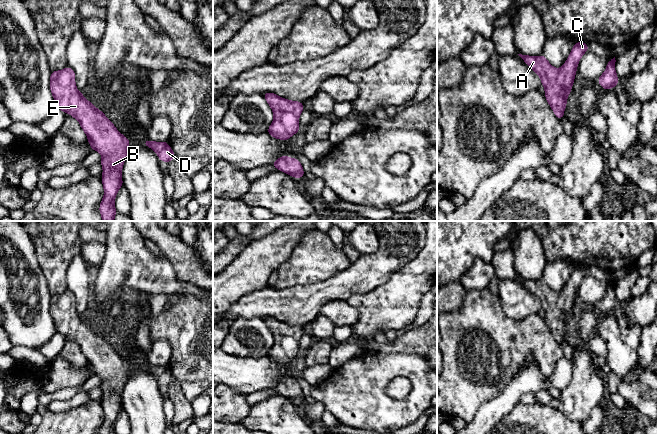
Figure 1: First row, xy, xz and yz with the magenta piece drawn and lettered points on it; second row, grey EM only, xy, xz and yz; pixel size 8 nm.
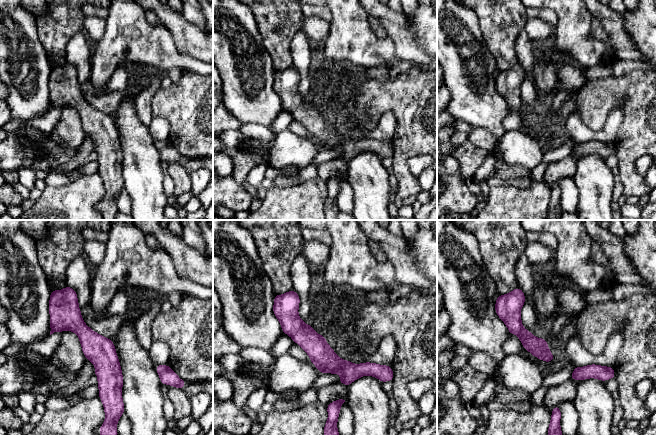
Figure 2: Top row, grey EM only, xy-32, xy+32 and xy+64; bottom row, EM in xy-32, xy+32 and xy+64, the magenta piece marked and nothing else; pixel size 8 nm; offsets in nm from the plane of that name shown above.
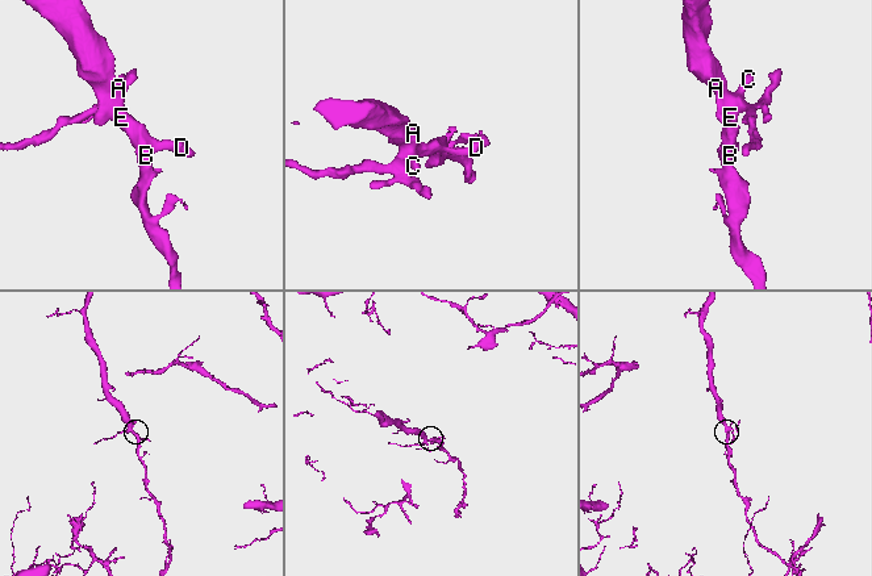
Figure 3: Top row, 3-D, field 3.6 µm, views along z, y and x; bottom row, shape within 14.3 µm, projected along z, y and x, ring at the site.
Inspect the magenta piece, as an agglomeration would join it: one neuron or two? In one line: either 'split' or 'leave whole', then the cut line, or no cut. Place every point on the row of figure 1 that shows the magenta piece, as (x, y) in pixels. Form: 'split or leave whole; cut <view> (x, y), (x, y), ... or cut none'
leave whole; cut none

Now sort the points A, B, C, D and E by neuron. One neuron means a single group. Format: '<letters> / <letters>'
A B C D E

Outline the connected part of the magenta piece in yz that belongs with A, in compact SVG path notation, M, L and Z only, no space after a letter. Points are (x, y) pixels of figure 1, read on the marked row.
M575 43L566 62L560 69L554 68L543 55L518 54L539 75L541 84L545 88L546 100L559 120L564 116L567 97L572 89L580 58L588 50L587 43Z

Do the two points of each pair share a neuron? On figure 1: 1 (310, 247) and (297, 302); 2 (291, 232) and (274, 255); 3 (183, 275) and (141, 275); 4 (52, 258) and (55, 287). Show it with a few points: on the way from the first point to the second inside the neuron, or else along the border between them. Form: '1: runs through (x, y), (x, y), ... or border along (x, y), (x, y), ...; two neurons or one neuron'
1: border along (324, 279), (318, 282), (296, 284), (278, 289); two neurons
2: runs through (285, 238), (274, 249); one neuron
3: border along (162, 255), (179, 281), (196, 286); two neurons
4: runs through (54, 265), (55, 280); one neuron

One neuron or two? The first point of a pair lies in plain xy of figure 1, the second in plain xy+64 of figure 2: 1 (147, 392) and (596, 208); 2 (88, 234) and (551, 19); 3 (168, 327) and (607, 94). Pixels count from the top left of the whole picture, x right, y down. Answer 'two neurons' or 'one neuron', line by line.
1: one neuron
2: one neuron
3: one neuron

